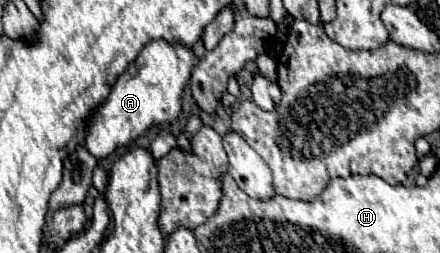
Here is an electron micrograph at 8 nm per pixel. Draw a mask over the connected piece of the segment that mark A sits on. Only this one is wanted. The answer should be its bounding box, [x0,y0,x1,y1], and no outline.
[86,39,196,159]

